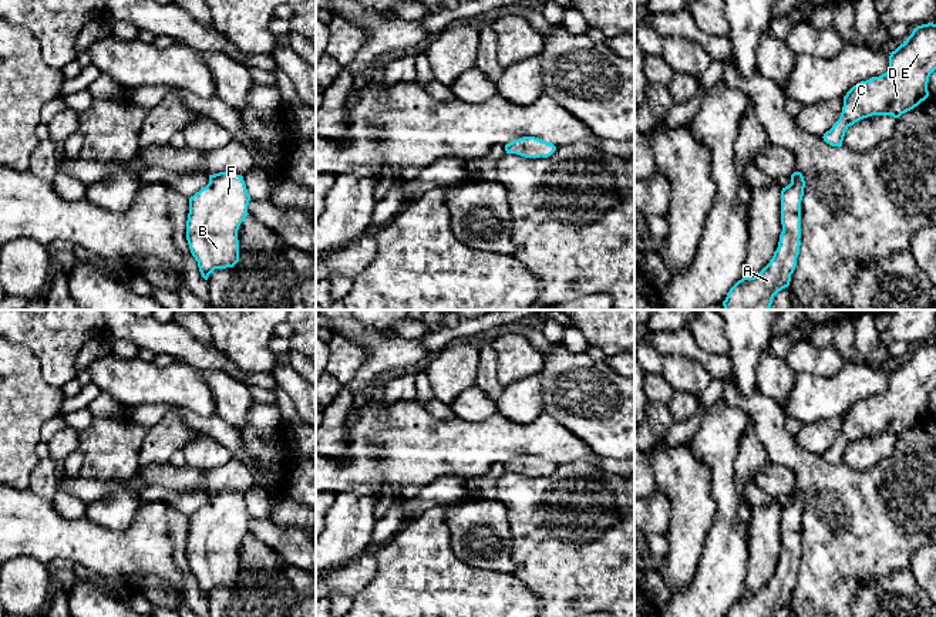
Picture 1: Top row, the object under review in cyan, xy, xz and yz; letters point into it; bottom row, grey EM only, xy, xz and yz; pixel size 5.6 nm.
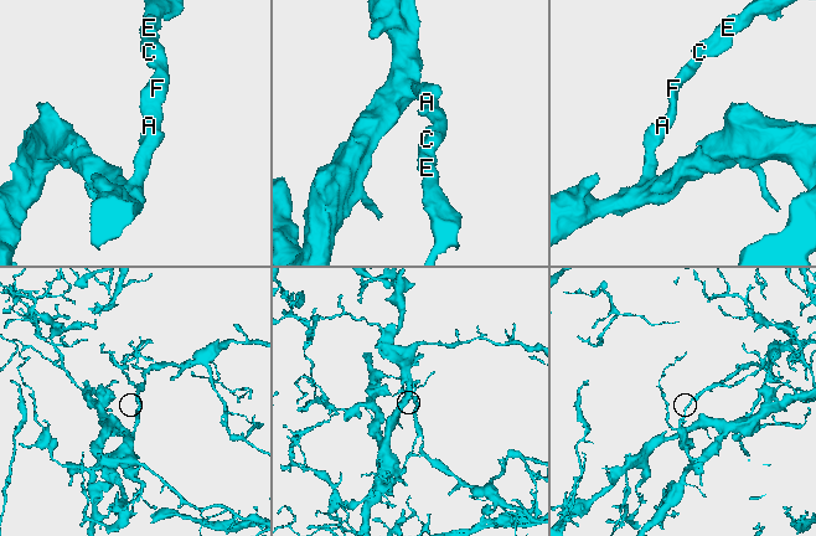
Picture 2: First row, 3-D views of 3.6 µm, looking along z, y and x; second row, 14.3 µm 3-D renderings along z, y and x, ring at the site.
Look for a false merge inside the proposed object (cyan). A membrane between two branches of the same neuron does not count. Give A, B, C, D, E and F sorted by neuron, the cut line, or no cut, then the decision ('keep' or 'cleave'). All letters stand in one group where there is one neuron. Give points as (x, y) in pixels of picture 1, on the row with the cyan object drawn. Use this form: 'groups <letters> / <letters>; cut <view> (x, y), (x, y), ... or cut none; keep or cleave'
groups A B C D E F; cut none; keep

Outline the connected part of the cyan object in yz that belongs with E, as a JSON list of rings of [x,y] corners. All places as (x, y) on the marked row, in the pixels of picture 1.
[[[936,24],[918,26],[889,54],[885,74],[861,81],[846,92],[839,119],[822,136],[826,144],[842,146],[846,129],[855,122],[872,115],[899,118],[929,97],[929,77],[936,70]]]

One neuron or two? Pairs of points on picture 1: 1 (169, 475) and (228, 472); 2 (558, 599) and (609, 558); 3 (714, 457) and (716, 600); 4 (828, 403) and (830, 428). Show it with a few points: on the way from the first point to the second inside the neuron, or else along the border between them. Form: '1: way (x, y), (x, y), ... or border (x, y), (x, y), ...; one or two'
1: way (184, 478), (214, 479); one
2: way (571, 586), (596, 560); one
3: way (724, 492), (723, 565); one
4: border (842, 415), (802, 424); two

